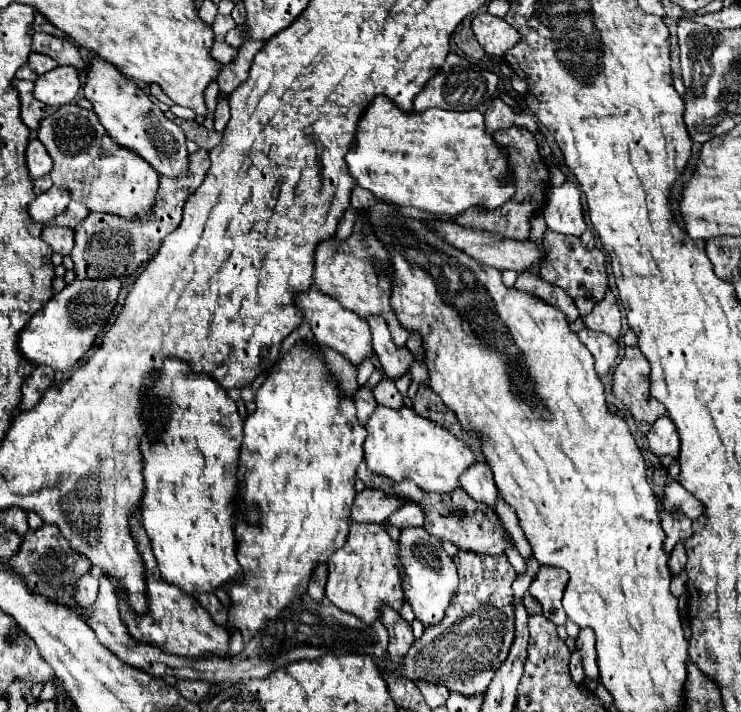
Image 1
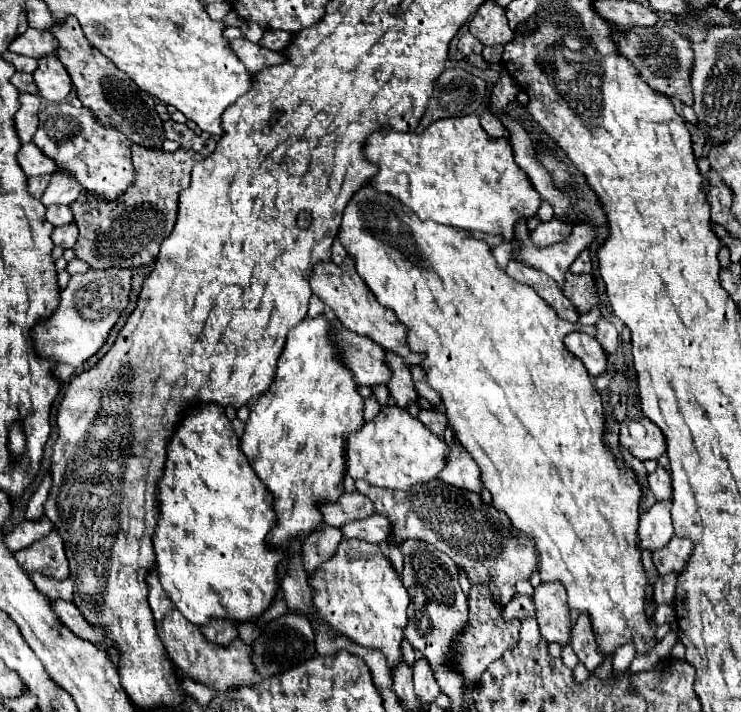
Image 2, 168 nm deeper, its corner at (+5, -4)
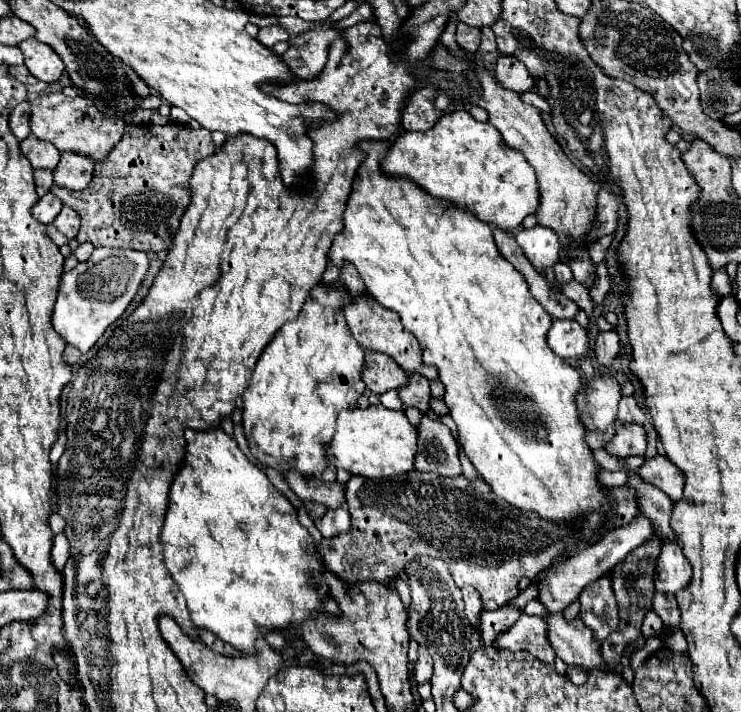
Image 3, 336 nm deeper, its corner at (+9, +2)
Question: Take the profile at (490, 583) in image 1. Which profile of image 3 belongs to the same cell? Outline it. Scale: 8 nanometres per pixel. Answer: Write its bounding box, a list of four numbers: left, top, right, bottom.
[492,612,556,664]

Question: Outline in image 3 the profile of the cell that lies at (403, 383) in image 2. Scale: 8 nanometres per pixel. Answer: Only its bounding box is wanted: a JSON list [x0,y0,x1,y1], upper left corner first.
[398,374,430,412]

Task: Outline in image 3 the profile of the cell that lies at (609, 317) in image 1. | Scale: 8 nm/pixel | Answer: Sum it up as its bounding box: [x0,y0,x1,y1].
[596,330,618,366]

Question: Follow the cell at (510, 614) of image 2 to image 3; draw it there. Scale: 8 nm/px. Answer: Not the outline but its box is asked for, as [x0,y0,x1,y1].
[480,604,522,646]

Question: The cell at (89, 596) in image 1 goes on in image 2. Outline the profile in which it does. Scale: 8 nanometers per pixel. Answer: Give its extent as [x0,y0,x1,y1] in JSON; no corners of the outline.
[30,572,74,602]

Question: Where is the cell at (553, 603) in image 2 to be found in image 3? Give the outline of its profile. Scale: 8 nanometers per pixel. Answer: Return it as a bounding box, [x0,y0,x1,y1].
[546,612,604,670]

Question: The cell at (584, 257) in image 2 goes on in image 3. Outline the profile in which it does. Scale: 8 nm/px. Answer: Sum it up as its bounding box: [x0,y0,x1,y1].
[554,262,573,284]

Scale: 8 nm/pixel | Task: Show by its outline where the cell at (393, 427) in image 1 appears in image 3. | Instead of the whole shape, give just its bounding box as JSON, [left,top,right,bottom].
[328,404,418,478]

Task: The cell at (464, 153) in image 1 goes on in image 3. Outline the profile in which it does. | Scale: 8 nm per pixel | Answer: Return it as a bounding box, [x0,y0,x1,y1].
[380,110,538,230]

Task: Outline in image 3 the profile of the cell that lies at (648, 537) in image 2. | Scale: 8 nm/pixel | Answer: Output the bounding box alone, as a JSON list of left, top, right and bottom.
[538,514,658,612]

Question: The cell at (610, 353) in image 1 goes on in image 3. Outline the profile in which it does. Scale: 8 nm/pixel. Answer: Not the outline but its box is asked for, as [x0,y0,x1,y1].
[548,320,590,362]

